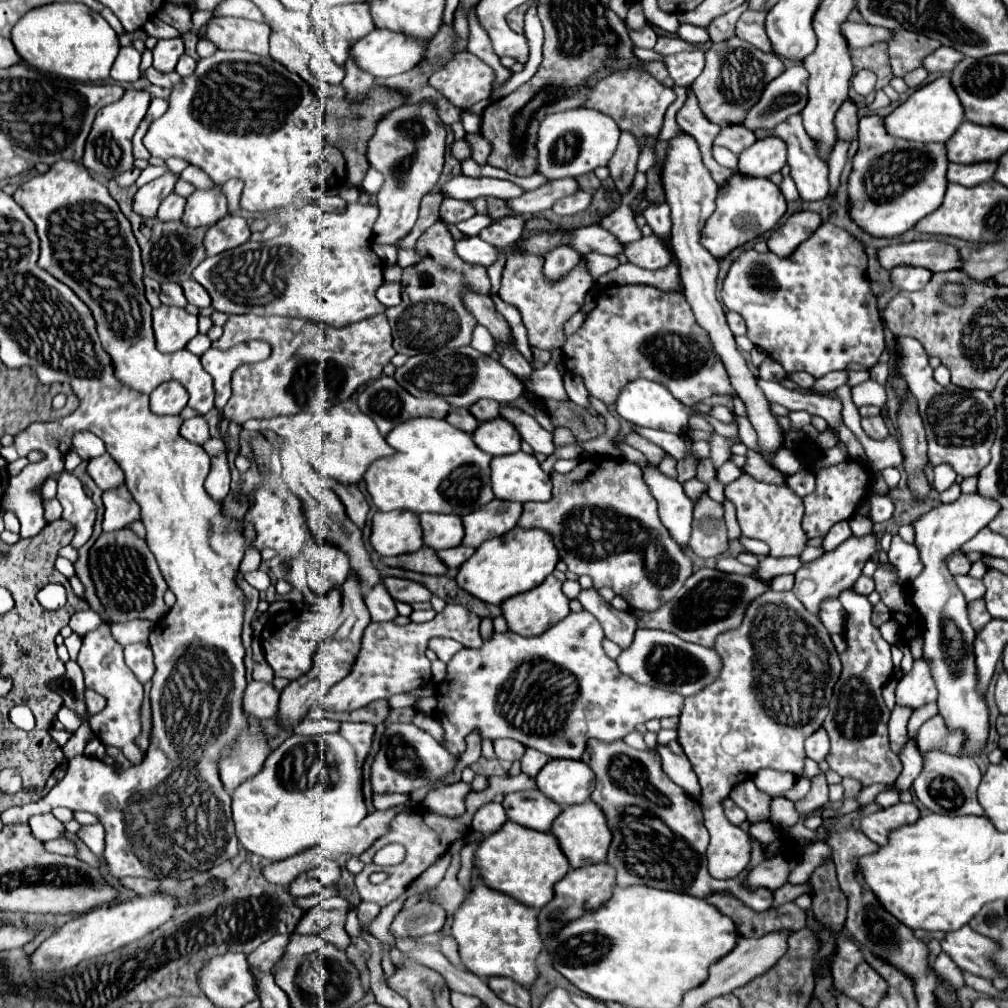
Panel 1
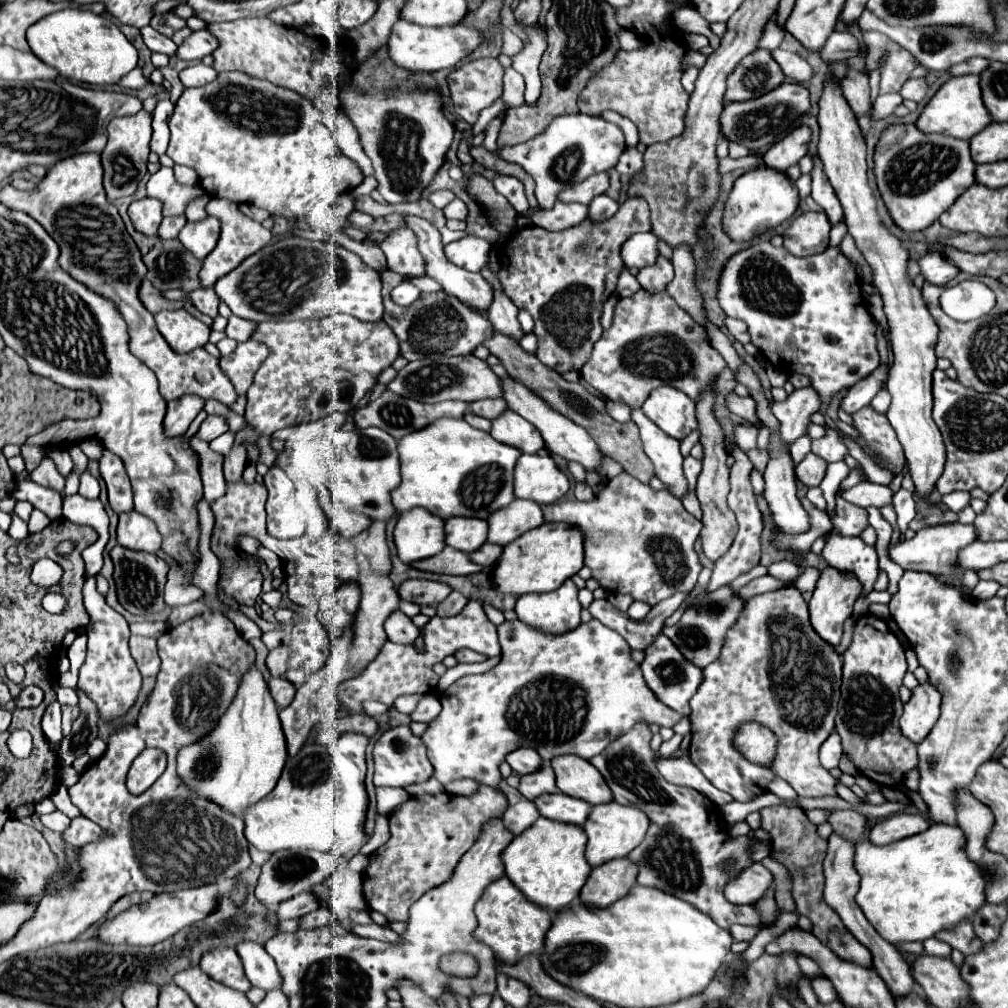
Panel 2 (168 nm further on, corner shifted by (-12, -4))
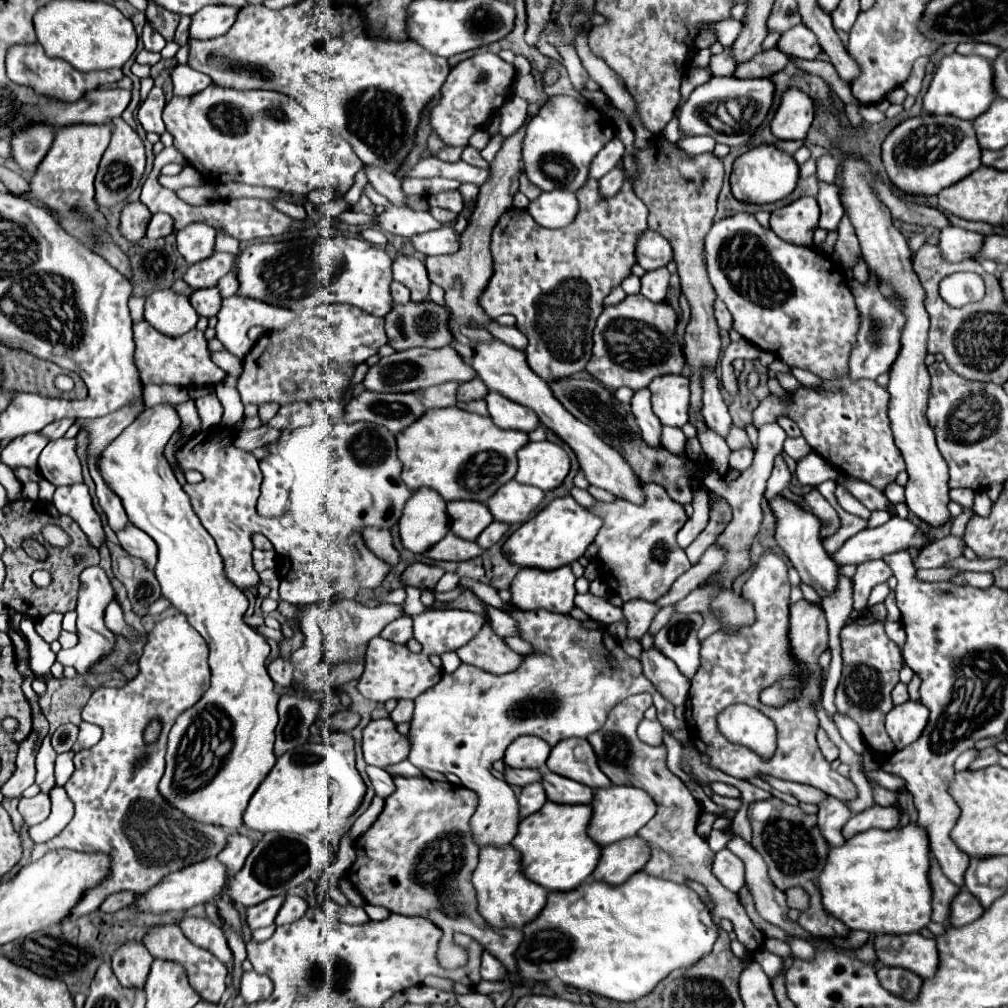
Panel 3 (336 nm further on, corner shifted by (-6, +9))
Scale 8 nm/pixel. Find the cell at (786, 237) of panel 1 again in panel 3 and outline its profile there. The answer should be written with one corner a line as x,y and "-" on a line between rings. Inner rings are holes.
804,196
792,204
772,212
770,228
786,242
796,246
812,246
814,230
818,228
818,204
816,198

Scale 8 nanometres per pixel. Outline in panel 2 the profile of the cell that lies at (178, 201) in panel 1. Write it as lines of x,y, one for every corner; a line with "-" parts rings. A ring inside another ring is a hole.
164,217
162,223
160,223
160,229
158,229
158,237
160,239
176,239
182,225
186,223
184,217

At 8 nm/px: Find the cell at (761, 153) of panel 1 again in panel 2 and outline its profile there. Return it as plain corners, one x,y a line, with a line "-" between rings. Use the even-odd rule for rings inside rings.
800,125
792,129
792,133
788,133
782,141
774,143
764,153
766,165
778,171
786,171
790,165
796,165
808,153
810,139
812,139
812,131
808,125

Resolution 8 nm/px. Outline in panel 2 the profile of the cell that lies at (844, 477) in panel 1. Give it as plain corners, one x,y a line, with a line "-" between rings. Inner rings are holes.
838,497
836,517
832,519
832,525
834,525
834,531
838,531
840,535
860,535
868,527
868,513
866,509

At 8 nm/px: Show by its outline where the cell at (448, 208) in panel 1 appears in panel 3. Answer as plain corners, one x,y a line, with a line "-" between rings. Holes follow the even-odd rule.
458,190
430,194
430,196
428,196
428,204
438,206
438,208
446,208
446,210
452,210
452,212
456,212
456,214
460,214
462,208
464,208
464,204
462,204
462,196
460,196

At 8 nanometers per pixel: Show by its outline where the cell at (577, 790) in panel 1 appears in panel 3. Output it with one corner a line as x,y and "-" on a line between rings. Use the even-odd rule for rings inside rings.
568,738
558,742
552,748
550,758
546,760
546,766
554,774
562,774
570,780
582,782
592,790
610,786
610,778
606,778
606,774
598,768
594,750
590,748
588,740

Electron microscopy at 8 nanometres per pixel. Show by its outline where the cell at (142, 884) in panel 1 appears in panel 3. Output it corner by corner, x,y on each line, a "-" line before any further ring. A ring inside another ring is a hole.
122,890
122,892
110,894
110,896
102,902
100,910
102,910
102,912
116,912
116,910
122,910
122,908
130,906
130,904
134,902
134,898
136,898
136,894
130,892
130,890

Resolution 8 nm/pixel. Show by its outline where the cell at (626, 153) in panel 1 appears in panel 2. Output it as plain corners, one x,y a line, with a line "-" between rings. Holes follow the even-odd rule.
636,197
636,199
626,199
626,201
620,205
618,213
616,213
614,217
610,217
608,221
598,221
598,223
596,223
596,221
592,221
590,217
586,217
578,227
566,229
566,231
562,231
562,233
550,233
550,231
544,231
544,229
532,225
532,227
522,227
522,229
514,231
512,235
508,233
508,235
500,241
500,245
498,245
498,259
500,259
498,279
500,279
502,287
504,287
504,293
512,299
512,303
514,303
518,309
526,309
526,311
532,315
532,319
534,319
534,329
532,329
532,333
538,337
536,357
540,359
542,365
554,369
556,373
568,373
568,371
580,373
580,369
588,363
588,357
590,357
590,353
592,353
592,345
602,337
602,325
600,325
602,305
604,305
606,299
616,291
616,277
620,277
620,269
624,269
624,261
622,261
622,257
620,257
620,245
622,245
632,233
640,233
640,231
650,231
650,211
648,211
646,201
644,201
644,199
640,201
640,199

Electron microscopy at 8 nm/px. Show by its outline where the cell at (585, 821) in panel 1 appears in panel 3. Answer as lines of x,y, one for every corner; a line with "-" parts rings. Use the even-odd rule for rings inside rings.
610,786
610,788
600,788
594,792
592,798
592,820
588,824
588,836
598,844
598,846
608,846
614,844
622,838
636,836
638,830
656,814
656,804
654,800
642,792
640,788
630,788
630,786

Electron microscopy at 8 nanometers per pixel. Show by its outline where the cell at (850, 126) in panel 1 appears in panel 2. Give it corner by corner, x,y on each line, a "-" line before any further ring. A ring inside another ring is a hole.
848,69
844,79
840,79
840,89
848,105
852,107
854,115
860,117
868,111
870,107
870,85
868,85
868,75
856,69

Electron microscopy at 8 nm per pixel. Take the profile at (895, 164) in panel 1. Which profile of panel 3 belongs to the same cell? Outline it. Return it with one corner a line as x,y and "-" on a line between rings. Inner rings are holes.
920,114
900,122
882,142
882,164
890,182
910,196
936,196
980,166
972,122
954,116

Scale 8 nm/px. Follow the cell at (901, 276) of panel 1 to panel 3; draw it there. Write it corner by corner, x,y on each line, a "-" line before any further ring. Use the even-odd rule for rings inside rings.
954,226
940,230
938,250
946,262
962,262
966,258
972,258
974,252
978,252
978,244
982,244
982,236
976,232

